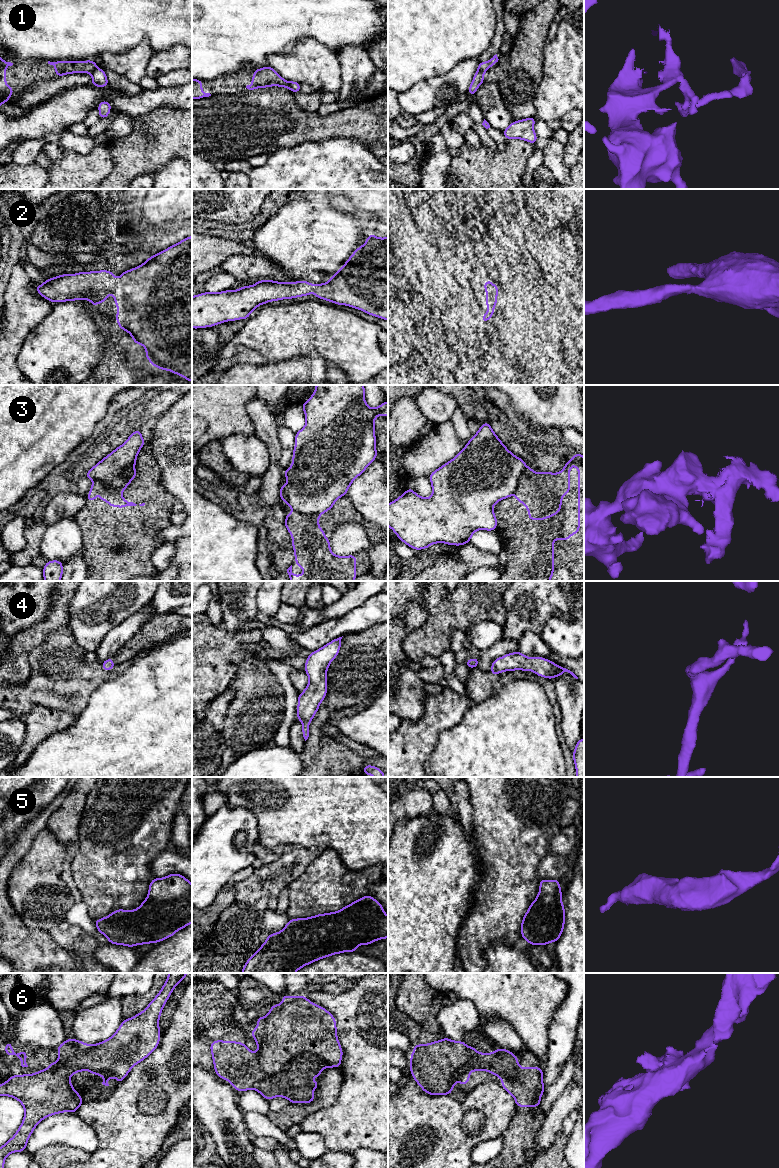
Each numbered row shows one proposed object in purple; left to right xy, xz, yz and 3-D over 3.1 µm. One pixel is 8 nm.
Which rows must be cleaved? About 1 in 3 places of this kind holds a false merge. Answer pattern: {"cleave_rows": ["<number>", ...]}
{"cleave_rows": ["1", "3"]}

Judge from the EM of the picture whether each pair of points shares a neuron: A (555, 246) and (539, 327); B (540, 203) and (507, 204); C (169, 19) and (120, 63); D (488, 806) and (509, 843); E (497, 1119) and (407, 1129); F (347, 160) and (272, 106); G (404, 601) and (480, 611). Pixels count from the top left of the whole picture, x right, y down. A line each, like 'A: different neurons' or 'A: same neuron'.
A: different neurons
B: different neurons
C: different neurons
D: same neuron
E: same neuron
F: different neurons
G: different neurons

